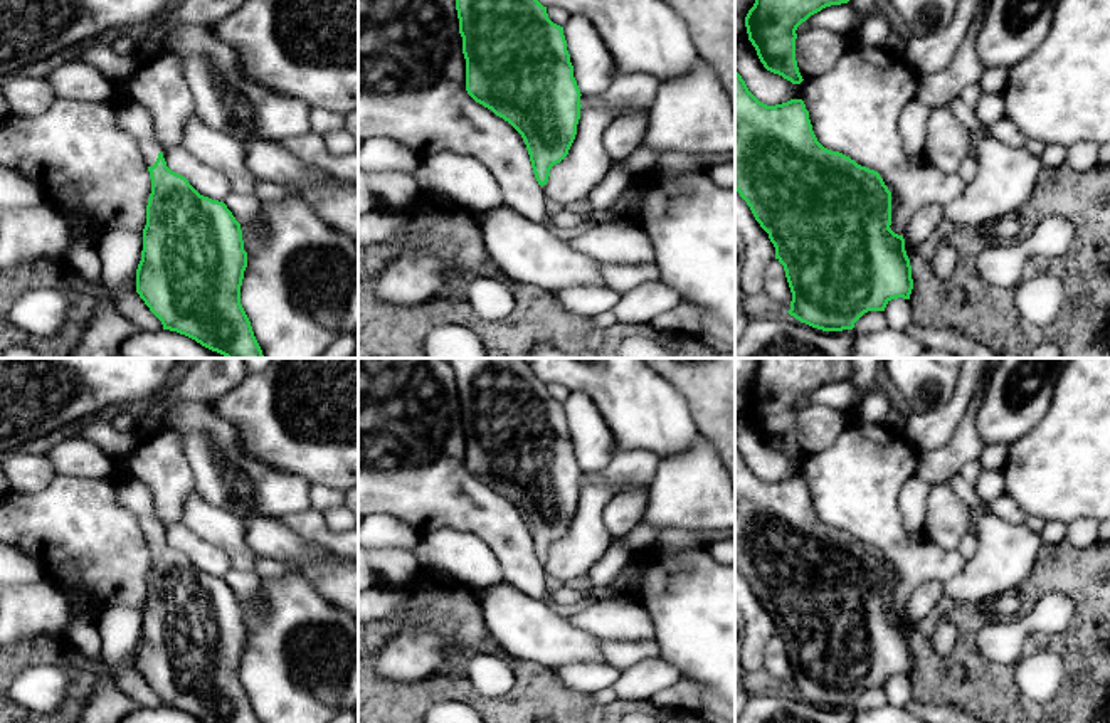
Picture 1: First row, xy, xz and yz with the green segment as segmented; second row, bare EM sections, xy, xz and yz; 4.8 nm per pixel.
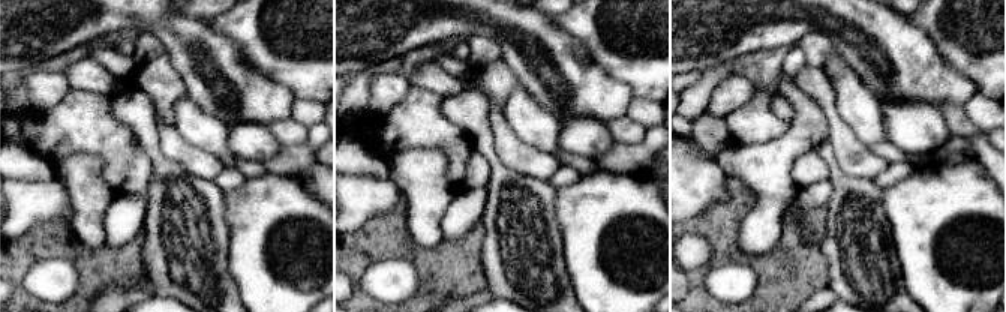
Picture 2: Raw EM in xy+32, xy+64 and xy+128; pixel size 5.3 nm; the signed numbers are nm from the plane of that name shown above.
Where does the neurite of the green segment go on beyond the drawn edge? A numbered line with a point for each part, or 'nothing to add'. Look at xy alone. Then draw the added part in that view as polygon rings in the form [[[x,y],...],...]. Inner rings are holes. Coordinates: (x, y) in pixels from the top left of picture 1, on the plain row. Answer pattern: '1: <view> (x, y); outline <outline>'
1: xy (133, 495); outline [[[119,481],[116,496],[126,509],[138,516],[146,543],[153,543],[160,528],[153,511],[150,489],[140,481]]]

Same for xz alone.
nothing to add

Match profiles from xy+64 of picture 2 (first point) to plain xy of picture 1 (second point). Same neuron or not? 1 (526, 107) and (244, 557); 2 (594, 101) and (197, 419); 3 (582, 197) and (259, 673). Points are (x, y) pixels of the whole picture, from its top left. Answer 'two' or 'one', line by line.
1: one
2: one
3: one

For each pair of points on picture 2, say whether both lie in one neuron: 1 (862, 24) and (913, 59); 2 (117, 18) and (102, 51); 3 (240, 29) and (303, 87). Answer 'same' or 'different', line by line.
1: same
2: different
3: same

